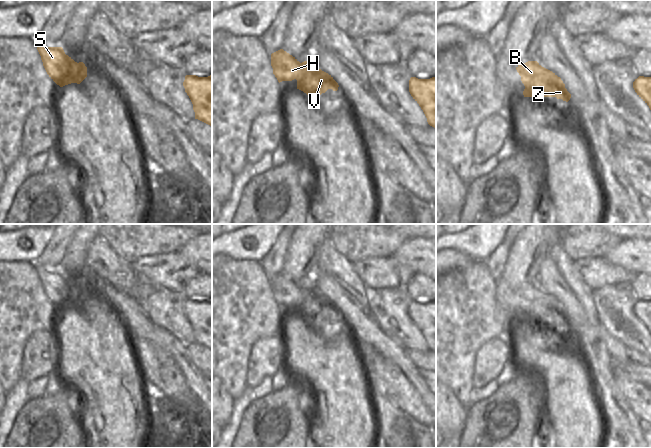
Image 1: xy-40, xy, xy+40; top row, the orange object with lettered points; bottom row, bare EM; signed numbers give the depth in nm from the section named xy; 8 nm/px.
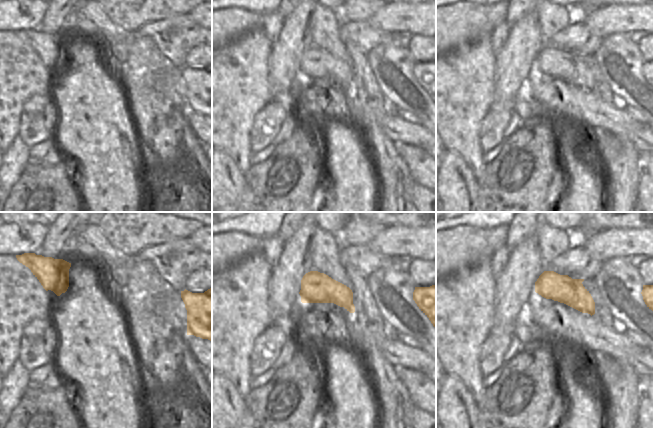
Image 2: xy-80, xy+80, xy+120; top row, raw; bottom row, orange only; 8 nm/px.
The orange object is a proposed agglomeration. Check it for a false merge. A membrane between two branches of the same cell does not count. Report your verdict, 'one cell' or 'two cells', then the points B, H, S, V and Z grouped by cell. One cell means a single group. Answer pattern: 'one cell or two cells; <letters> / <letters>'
one cell; B H S V Z

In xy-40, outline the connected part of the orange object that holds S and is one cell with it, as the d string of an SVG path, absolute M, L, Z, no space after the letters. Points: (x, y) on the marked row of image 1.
M36 43L36 46L47 74L60 87L80 84L87 77L85 64L75 62L62 47L46 47L42 43Z

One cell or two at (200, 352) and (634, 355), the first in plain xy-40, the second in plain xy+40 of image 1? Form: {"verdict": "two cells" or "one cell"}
{"verdict": "one cell"}

